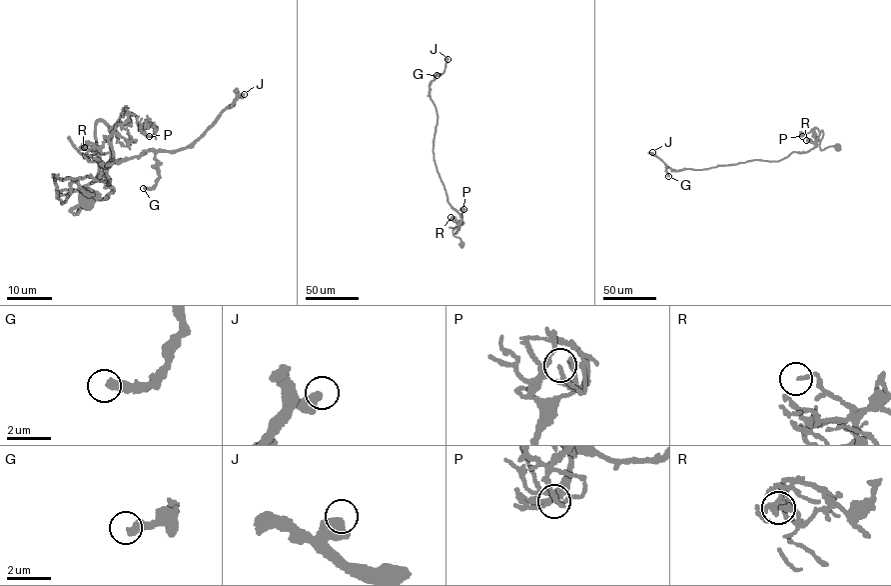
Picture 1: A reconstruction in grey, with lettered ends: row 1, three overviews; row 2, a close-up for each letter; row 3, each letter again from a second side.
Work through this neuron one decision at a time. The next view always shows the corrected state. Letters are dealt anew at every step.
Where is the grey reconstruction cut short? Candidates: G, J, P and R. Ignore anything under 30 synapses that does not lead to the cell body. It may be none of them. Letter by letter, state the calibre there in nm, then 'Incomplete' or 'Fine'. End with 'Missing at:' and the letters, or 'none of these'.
G: Thickness 360 nm. Fine
J: Thickness 550 nm. Fine
P: Thickness 130 nm. Fine
R: Thickness 180 nm. Fine
Missing at: none of these

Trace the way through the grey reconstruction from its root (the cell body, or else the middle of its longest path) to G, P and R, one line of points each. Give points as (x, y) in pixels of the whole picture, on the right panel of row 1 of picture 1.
G: (837, 146), (820, 150), (821, 130), (813, 148), (778, 161), (676, 171), (666, 167), (668, 176)
P: (837, 146), (820, 150), (823, 132), (816, 128), (802, 136)
R: (837, 146), (820, 150), (821, 130), (816, 146), (811, 139), (806, 140)

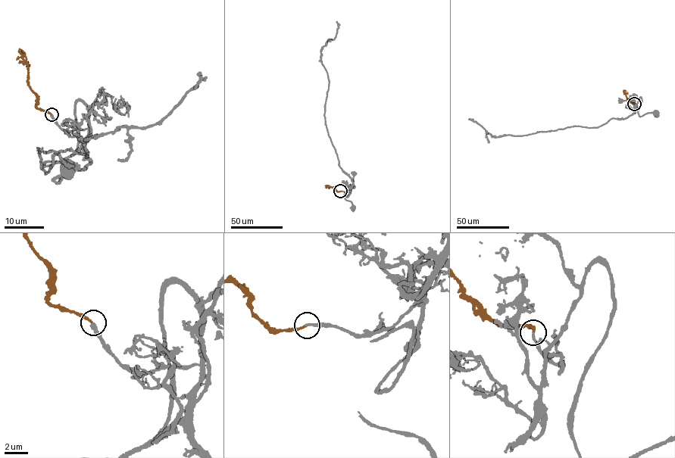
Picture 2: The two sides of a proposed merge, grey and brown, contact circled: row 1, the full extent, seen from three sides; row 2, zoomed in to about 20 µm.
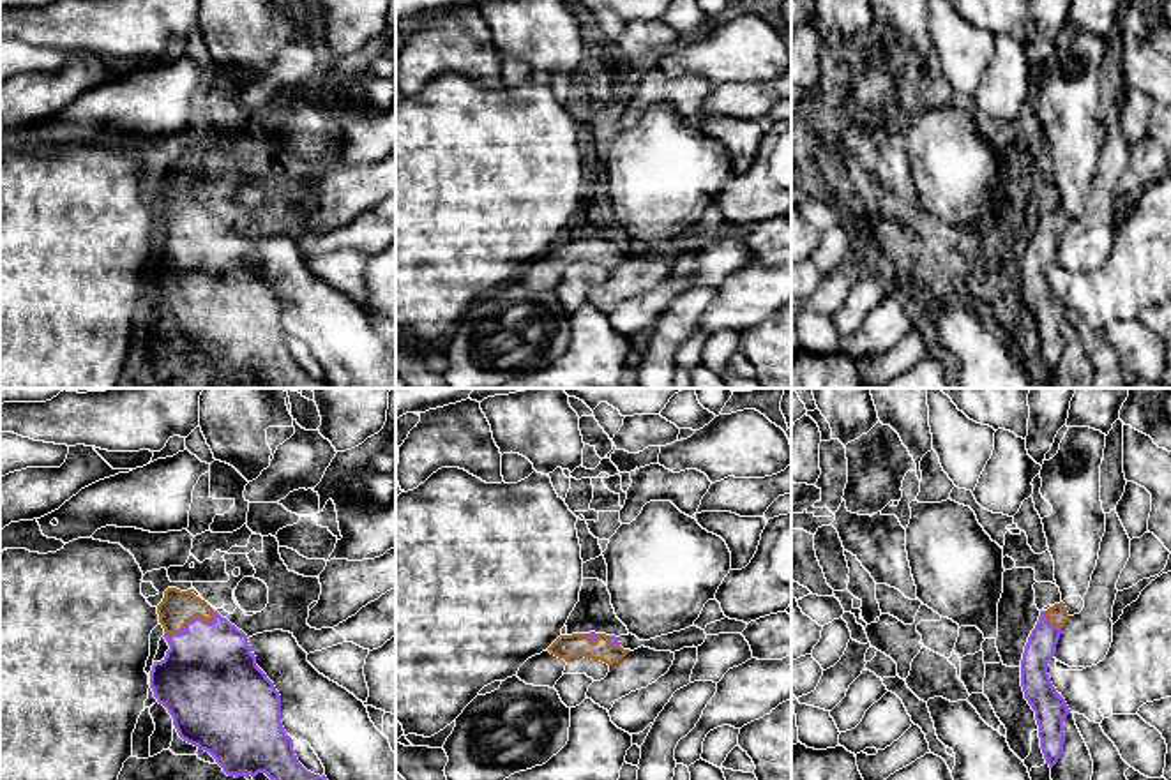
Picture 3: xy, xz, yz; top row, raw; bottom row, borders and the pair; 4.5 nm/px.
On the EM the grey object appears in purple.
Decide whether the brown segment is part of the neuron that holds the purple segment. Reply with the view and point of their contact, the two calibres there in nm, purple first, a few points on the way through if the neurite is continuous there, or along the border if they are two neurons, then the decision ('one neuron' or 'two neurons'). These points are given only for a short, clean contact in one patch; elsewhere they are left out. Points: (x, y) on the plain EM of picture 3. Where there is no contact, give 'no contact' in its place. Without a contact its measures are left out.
contact xy (195, 223); calibres 420 and 160 nm; way xy (209, 276), (195, 223), (177, 212); one neuron

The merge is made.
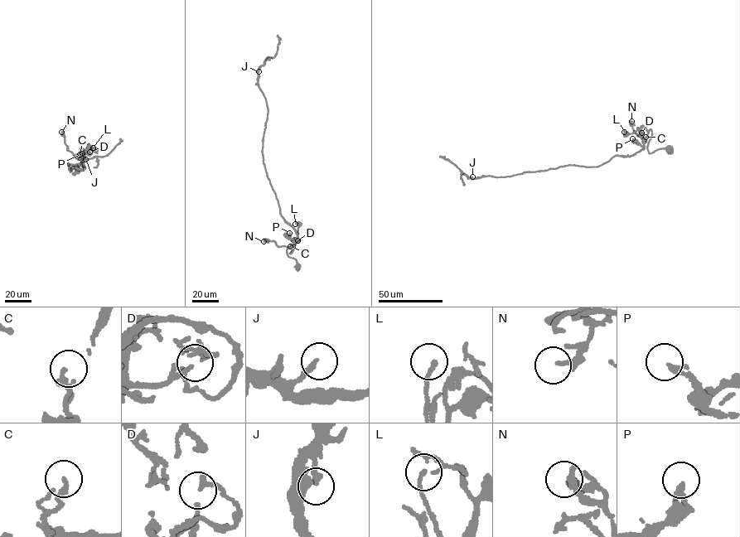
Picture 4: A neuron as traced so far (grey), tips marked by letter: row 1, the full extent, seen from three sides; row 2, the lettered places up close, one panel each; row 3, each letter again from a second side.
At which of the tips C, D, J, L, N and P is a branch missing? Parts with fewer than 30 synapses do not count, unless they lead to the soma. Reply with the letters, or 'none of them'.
none of them

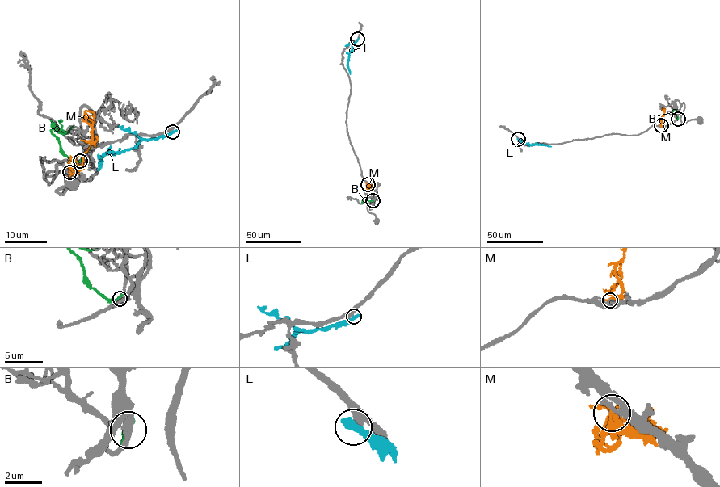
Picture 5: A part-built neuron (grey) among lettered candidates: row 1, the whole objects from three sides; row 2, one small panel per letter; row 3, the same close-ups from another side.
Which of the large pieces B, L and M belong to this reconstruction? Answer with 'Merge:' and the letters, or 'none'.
Merge: none

